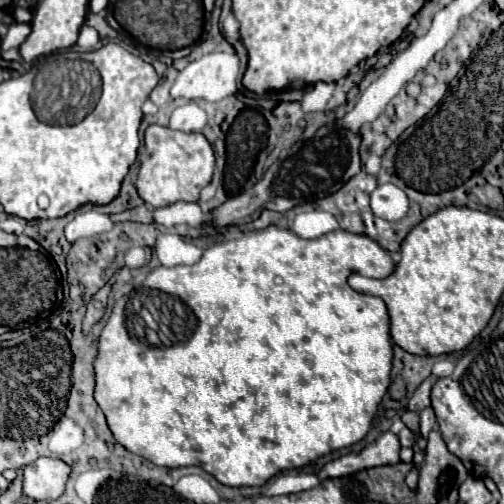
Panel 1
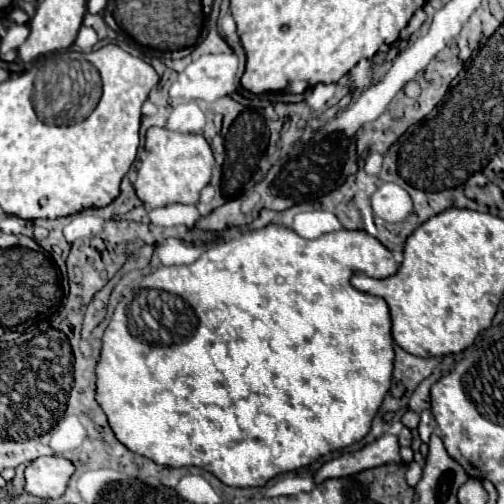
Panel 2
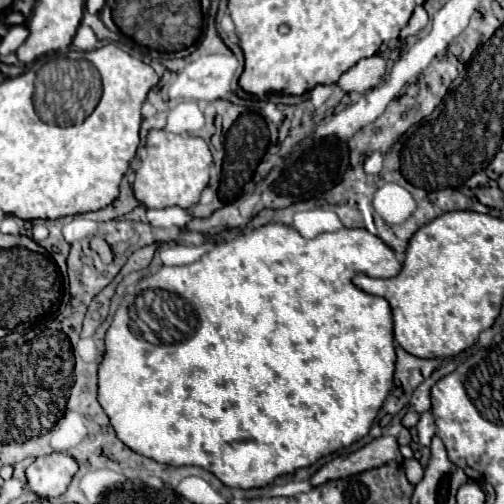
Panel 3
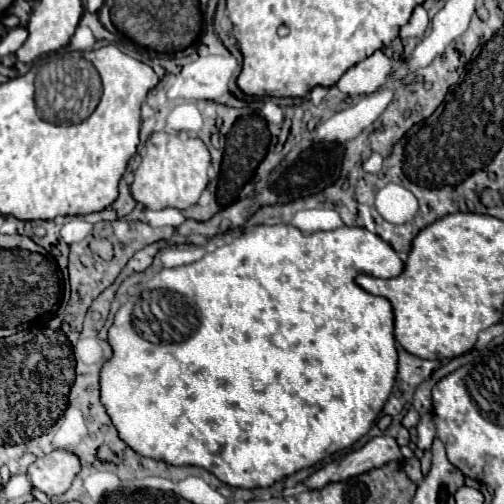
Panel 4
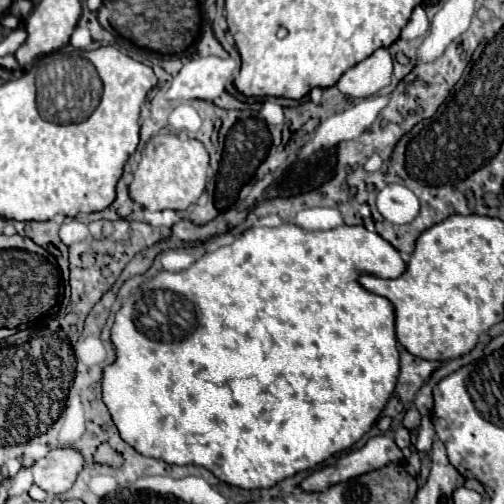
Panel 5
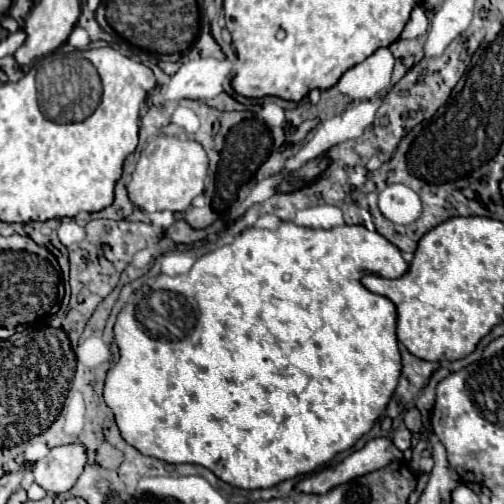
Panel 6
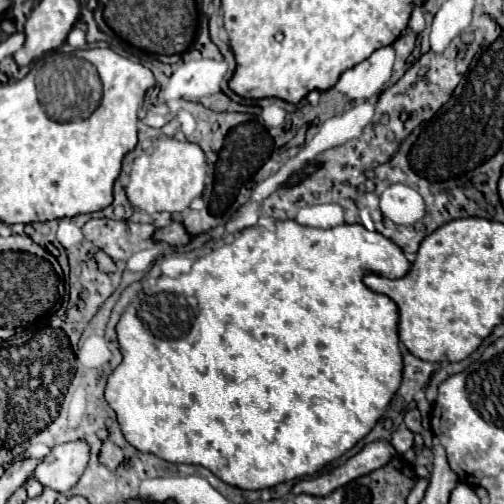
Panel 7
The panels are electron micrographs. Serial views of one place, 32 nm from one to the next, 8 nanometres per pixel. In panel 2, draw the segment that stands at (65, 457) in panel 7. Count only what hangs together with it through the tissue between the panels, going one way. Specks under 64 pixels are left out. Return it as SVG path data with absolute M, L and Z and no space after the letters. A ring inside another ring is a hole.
M40 456L24 470L26 476L24 490L26 494L36 496L44 502L56 500L64 494L72 474L74 474L74 466L70 460L62 456Z

